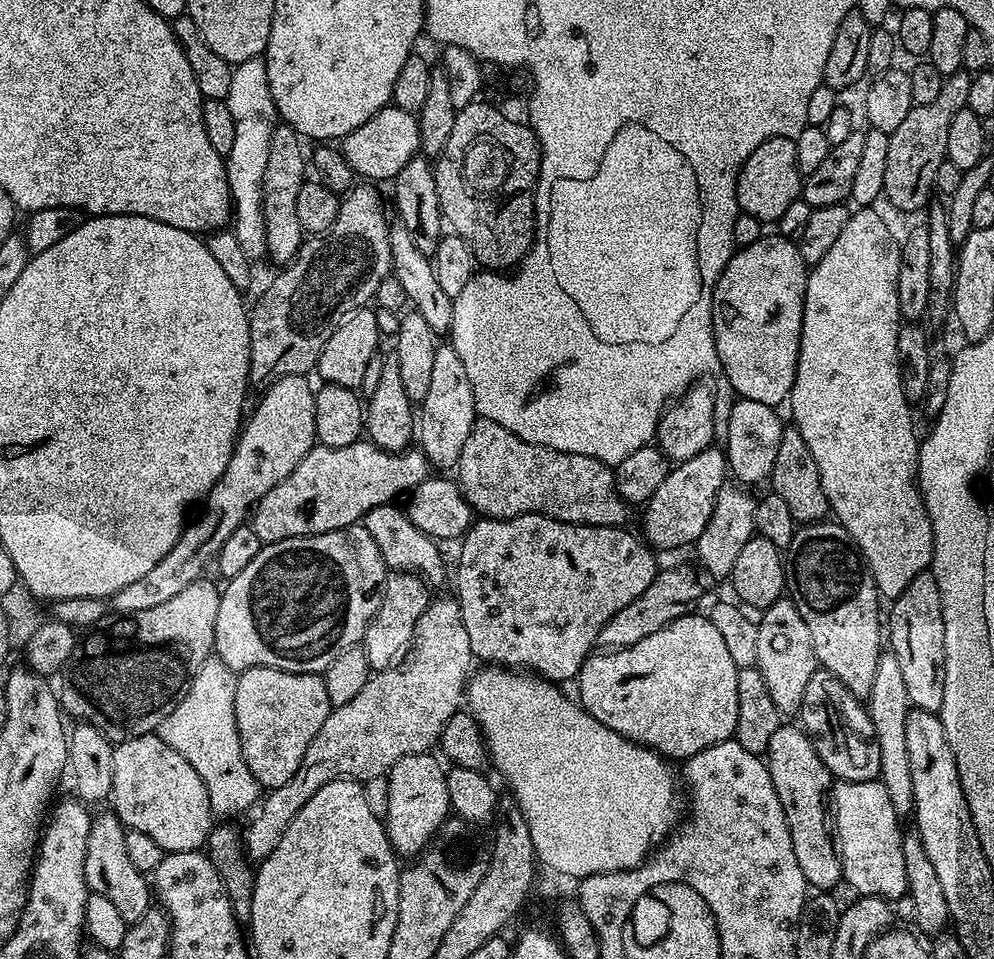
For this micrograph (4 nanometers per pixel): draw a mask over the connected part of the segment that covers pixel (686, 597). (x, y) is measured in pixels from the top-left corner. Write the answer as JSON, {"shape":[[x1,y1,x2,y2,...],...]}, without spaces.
{"shape":[[688,568,657,571,650,586,646,586,646,590,642,590,642,594,638,594,638,598,634,598,630,606,622,606,622,610,618,610,618,614,614,614,610,622,606,622,600,632,599,643,604,644,603,647,608,650,634,646,634,642,642,642,642,638,654,634,654,630,662,630,662,626,674,622,679,616,689,615,690,608,687,608,687,604,694,603,703,592,699,578]]}

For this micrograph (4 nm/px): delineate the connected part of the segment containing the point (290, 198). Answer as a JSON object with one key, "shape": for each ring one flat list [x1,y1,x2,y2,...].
{"shape":[[283,122,277,123,274,134,270,138,270,155,266,158,266,174,262,174,262,214,266,222,267,259,272,259,276,266,287,266,299,254,306,234,302,230,302,222,298,222,298,190,302,190,306,179,306,148,302,145,302,137]]}

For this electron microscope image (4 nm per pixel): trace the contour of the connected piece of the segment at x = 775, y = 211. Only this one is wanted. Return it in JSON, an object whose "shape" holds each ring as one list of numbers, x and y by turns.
{"shape":[[775,136,762,142,762,146,758,146,758,150,754,150,754,154,750,154,740,168,736,183,736,207,761,222,780,221,790,202,801,199,801,196,802,177,798,170,798,154,793,137]]}

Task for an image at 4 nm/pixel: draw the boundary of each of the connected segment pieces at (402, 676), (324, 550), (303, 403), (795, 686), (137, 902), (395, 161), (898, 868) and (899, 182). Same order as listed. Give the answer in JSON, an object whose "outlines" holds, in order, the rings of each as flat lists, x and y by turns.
{"outlines":[[[455,598,433,599,422,618,418,618,418,626,414,626,414,638,403,660,385,672,373,672,351,702,335,705,326,722,322,722,322,730,314,734,314,742,310,742,302,766,298,766,287,782,271,789,259,801,256,817,242,832,248,860,266,859,274,846,278,846,294,814,298,814,322,786,345,778,361,782,369,782,375,776,384,778,398,758,428,752,431,744,433,747,439,741,446,722,461,711,472,664,470,637,466,635,466,626,462,626,459,602]],[[363,523,352,524,348,528,339,528,333,532,318,534,317,536,288,538,282,542,263,545,258,550,258,555,242,570,242,574,238,574,223,585,220,593,216,629,214,630,215,655,222,662,226,662,226,666,230,666,232,671,237,674,245,672,248,668,277,668,283,672,323,673,324,669,330,666,330,662,334,662,334,658,338,658,338,654,342,654,342,650,355,648,363,641,364,632,382,602,382,594,384,593,382,585,385,579,386,565,378,550,378,542,374,542,374,538,370,538,370,534,365,530]],[[303,375,283,376,275,380,269,388,263,389,260,401,252,412,252,417,245,419,242,431,236,438,236,449,232,451,230,462,211,488,203,501,204,513,196,521,189,523,180,534,180,540,150,570,138,578,138,582,130,582,122,590,118,590,110,598,113,613,129,616,138,610,150,610,150,606,158,606,162,602,170,602,178,590,186,590,195,580,205,575,204,567,213,563,215,554,238,530,238,526,249,519,257,502,265,496,278,482,282,482,292,473,294,466,306,458,306,454,317,443,314,426,314,402,316,394,313,385,308,385]],[[778,599,759,613,758,658,754,667,762,674,766,690,770,690,772,704,778,709,781,717,795,717,802,706,806,686,818,665,814,654,814,642,810,642,810,630,791,599]],[[105,810,99,813,97,811,93,815,90,832,86,838,84,880,88,884,89,893,102,894,102,898,108,899,122,913,125,922,130,925,146,915,154,896,150,891,150,884,145,873,139,872,126,854,125,831,124,825,120,823,115,812]],[[395,106,378,110,358,130,343,137,342,151,346,162,350,162,353,173,368,182,391,182,406,166,406,162,413,160,420,152,419,122,413,113]],[[879,779,833,783,830,789,830,820,834,825,836,851,840,853,843,883,848,883,857,897,879,896,887,902,894,902,907,893,901,821,894,806,890,806,886,786]],[[963,70,944,77,942,90,934,98,934,102,912,107,910,114,906,114,906,119,898,126,898,130,890,133,883,199,889,200,898,211,916,212,933,199,931,196,934,196,938,166,942,166,942,162,948,159,946,137,950,134,950,122,954,114,958,114,958,110,968,106,971,81,972,76]]]}

